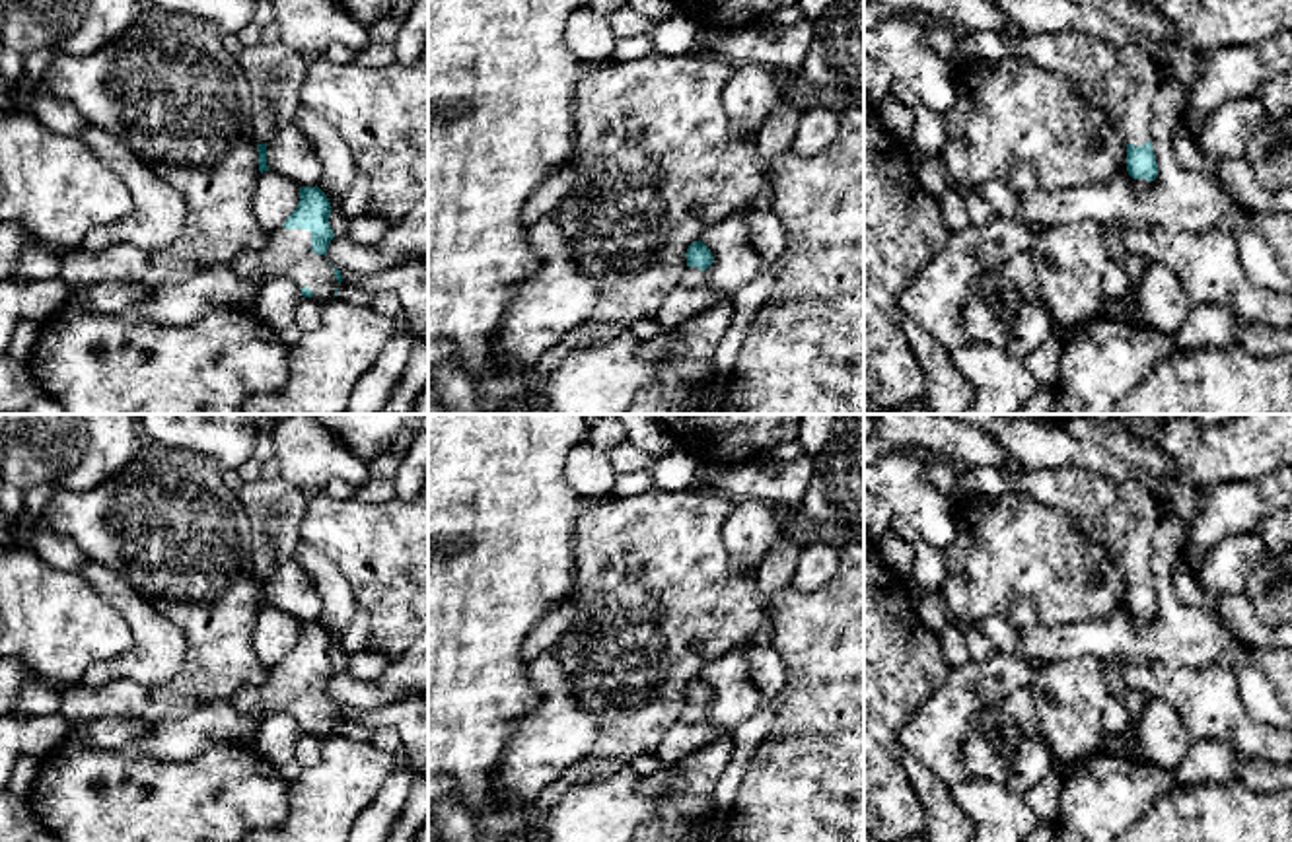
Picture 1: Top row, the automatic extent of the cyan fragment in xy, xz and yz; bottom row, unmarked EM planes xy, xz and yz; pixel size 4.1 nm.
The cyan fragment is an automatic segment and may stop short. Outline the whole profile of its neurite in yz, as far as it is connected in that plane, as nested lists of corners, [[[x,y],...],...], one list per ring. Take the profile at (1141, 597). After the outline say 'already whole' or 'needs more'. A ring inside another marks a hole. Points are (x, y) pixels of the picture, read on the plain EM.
[[[1088,469],[1029,471],[1016,482],[1022,492],[1062,509],[1082,533],[1099,541],[1127,579],[1127,607],[1154,616],[1150,554],[1160,525],[1160,500],[1134,478],[1111,478]]]; needs more

